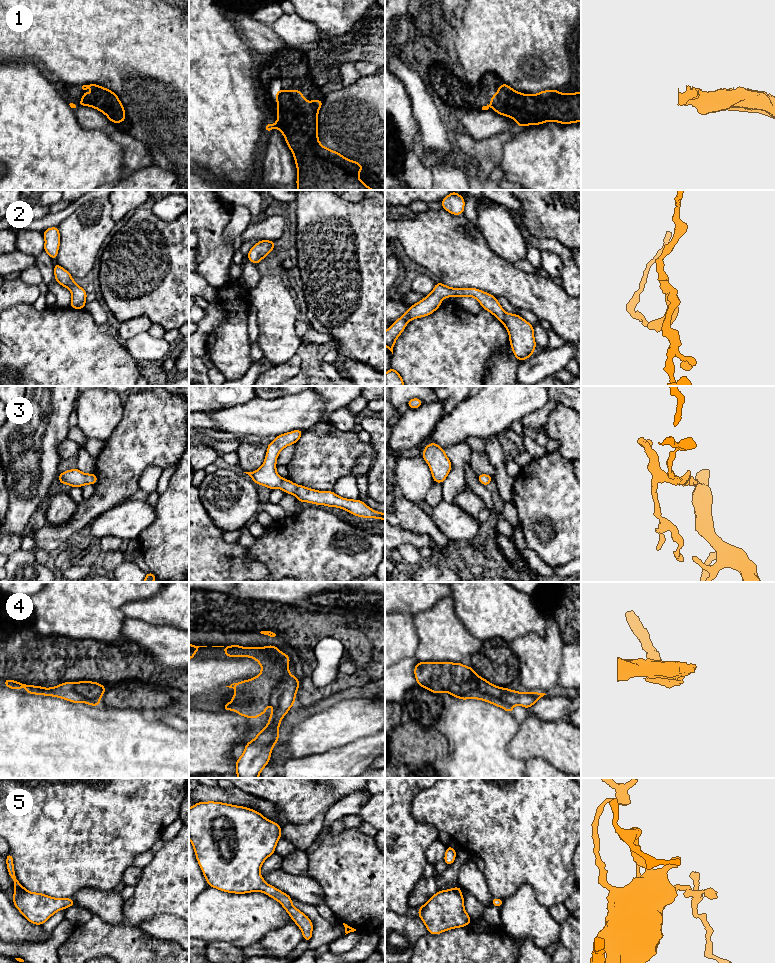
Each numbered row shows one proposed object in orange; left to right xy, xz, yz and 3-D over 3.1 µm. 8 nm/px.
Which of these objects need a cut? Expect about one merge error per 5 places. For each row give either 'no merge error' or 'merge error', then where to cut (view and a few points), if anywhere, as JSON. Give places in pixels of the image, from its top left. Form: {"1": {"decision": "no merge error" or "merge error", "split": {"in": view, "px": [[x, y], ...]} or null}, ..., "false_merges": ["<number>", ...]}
{"1": {"decision": "no merge error", "split": null}, "2": {"decision": "no merge error", "split": null}, "3": {"decision": "no merge error", "split": null}, "4": {"decision": "no merge error", "split": null}, "5": {"decision": "no merge error", "split": null}, "false_merges": []}

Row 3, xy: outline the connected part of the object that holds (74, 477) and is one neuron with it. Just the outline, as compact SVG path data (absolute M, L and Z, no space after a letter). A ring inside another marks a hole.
M77 468L59 473L58 479L60 484L65 483L71 487L83 487L85 484L95 485L97 483L95 473L85 474Z

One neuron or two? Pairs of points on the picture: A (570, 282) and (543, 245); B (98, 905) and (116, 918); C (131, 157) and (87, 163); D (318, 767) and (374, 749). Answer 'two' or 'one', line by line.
A: one
B: one
C: two
D: one

